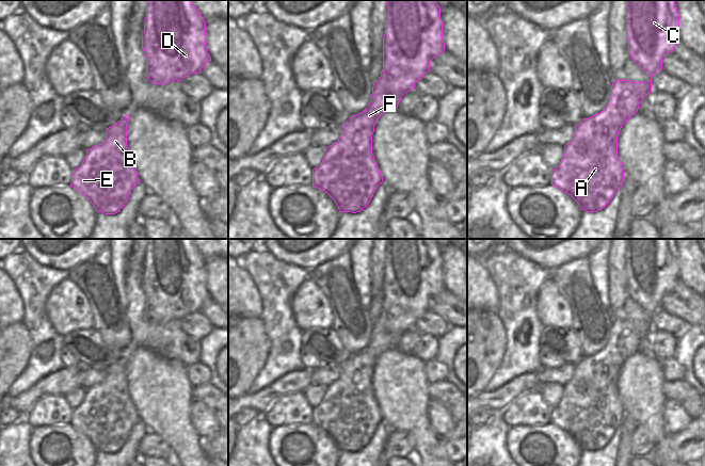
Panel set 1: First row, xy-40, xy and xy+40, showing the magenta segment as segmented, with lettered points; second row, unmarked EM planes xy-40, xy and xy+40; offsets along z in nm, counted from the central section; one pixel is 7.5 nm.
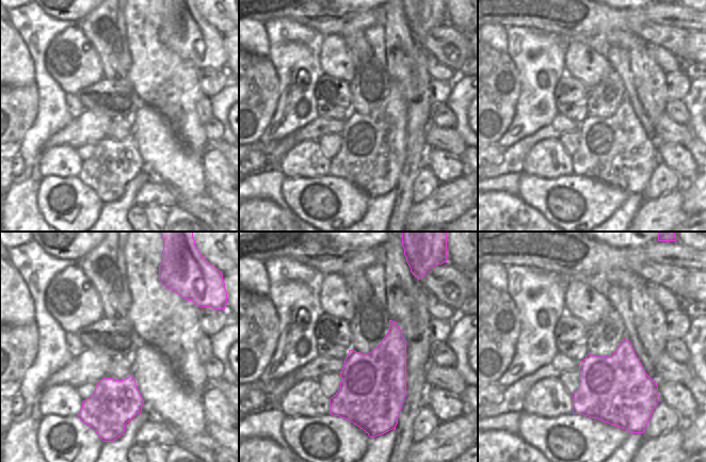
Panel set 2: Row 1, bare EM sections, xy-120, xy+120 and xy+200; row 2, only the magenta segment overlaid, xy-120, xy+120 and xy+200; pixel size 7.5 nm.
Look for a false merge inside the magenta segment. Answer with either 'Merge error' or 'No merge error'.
No merge error.

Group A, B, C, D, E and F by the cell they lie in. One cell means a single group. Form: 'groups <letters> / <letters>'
groups A B C D E F

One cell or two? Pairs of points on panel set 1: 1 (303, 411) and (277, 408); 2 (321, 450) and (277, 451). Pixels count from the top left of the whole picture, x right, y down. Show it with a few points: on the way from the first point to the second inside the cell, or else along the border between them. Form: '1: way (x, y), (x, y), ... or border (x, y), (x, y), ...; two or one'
1: way (297, 407), (284, 408); one
2: way (309, 436), (305, 431), (295, 429), (283, 437); one

